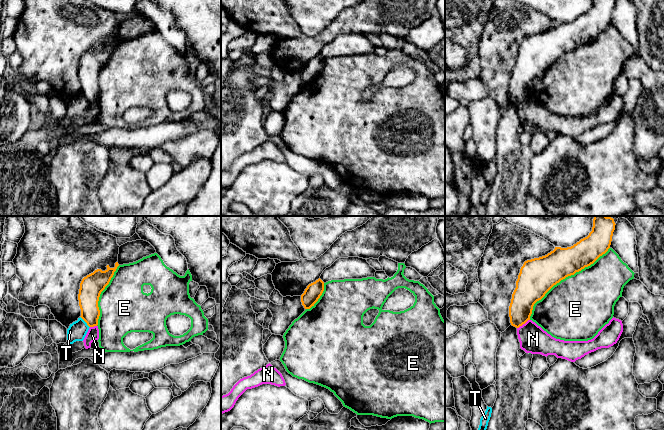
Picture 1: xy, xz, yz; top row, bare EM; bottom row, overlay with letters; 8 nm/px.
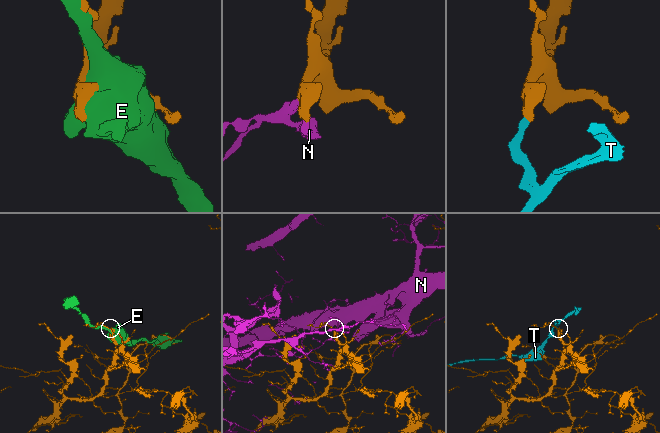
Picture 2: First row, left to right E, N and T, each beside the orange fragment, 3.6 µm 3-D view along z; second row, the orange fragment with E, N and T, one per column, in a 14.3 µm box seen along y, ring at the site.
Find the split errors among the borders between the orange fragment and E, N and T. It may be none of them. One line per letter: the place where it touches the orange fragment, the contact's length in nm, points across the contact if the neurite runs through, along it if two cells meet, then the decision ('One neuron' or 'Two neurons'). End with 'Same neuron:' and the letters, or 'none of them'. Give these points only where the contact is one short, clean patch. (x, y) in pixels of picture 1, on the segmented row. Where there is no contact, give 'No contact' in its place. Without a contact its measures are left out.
E: Touches orange at yz (564, 278). Shared border 850 nm. Two neurons
N: Touches orange at yz (523, 323). Shared border 130 nm. Two neurons
T: Touches orange at xy (85, 321). Shared border 120 nm. Boundary: xy (80, 316), (89, 327). Two neurons
Same neuron: none of them

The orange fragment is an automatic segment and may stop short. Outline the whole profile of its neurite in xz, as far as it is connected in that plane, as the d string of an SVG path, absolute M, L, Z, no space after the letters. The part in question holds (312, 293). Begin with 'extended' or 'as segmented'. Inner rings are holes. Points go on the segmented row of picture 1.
as segmented | M319 278L309 284L301 295L301 302L305 309L310 309L318 301L324 291L324 282Z

